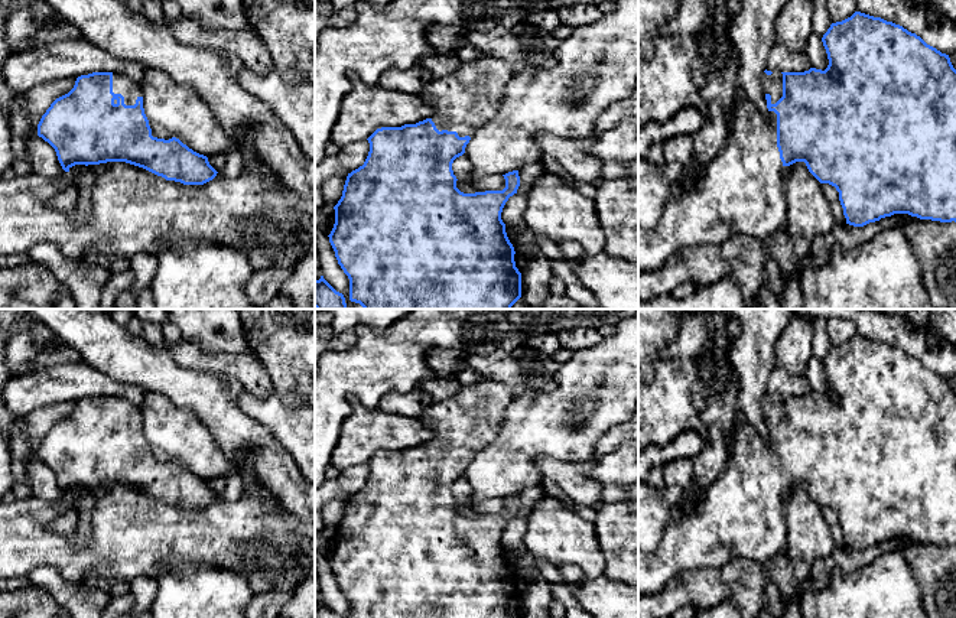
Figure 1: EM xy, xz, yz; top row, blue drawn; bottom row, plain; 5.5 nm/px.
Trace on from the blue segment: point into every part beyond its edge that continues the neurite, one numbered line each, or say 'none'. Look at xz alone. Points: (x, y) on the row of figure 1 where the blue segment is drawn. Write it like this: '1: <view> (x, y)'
1: xz (465, 100)

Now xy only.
1: xy (122, 84)

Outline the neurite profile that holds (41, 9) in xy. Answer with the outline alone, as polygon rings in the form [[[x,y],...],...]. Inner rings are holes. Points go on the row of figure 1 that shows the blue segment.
[[[12,0],[10,12],[23,6],[30,6],[36,19],[51,19],[56,12],[45,0]]]

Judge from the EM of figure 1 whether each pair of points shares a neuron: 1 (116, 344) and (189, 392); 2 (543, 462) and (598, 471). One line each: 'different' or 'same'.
1: same
2: different

